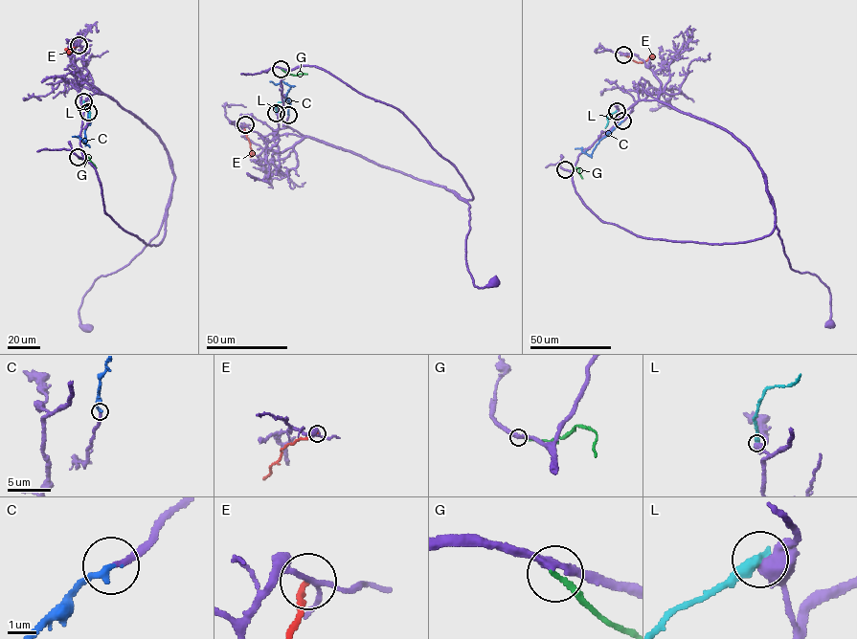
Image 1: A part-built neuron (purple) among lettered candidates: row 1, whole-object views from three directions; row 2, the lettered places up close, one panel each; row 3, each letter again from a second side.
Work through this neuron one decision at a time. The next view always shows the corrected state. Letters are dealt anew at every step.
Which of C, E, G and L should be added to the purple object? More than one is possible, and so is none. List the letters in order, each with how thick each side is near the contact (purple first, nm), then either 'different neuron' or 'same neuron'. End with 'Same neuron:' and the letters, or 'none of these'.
C: 180 nm thick on the purple side, 240 nm on the other; same neuron
E: 150 nm thick on the purple side, 200 nm on the other; different neuron
G: 280 nm thick on the purple side, 180 nm on the other; different neuron
L: 650 nm thick on the purple side, 440 nm on the other; different neuron
Same neuron: C

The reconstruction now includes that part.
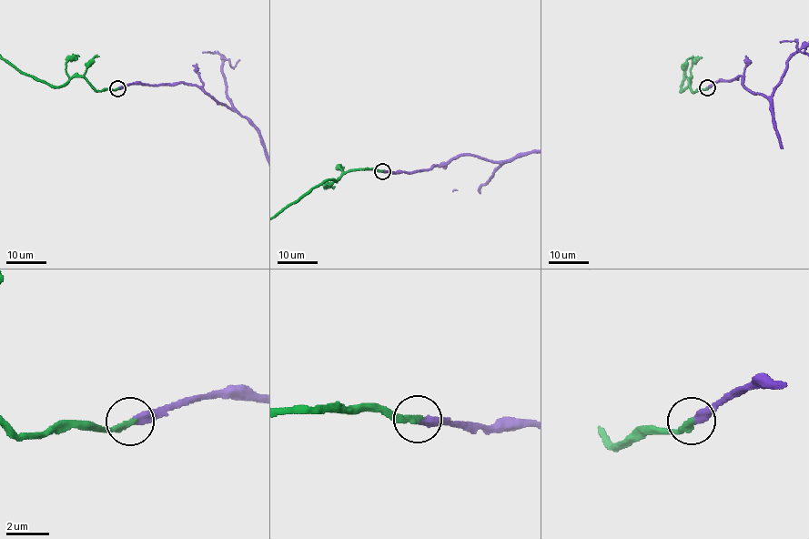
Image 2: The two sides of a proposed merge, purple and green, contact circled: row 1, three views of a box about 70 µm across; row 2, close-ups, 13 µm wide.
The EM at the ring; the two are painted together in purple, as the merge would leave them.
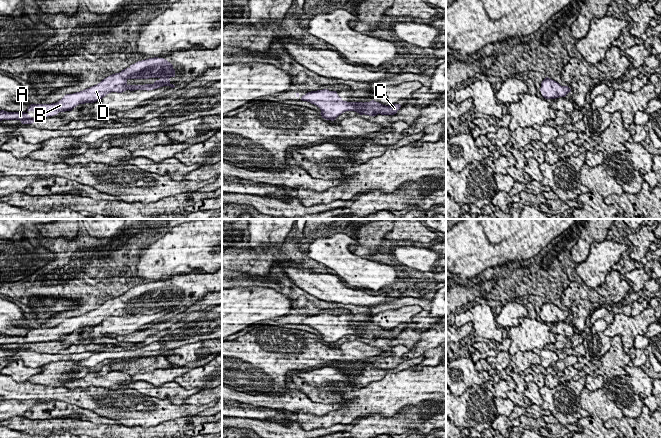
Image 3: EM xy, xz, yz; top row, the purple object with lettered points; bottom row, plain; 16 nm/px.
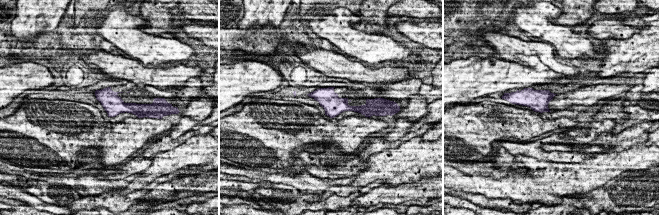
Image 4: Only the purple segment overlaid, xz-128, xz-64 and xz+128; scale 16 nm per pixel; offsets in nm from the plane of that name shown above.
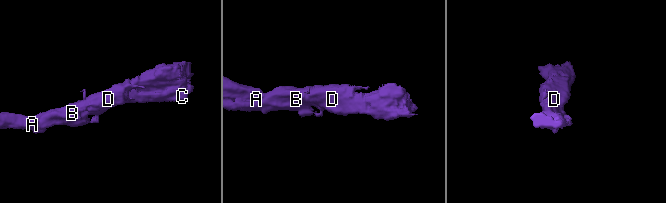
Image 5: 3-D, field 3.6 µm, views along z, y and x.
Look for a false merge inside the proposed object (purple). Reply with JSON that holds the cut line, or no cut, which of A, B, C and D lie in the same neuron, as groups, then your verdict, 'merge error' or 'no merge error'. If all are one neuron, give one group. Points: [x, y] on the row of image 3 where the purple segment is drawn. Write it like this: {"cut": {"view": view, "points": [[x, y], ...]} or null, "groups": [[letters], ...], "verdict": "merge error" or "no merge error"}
{"cut": null, "groups": [["A", "B", "C", "D"]], "verdict": "no merge error"}

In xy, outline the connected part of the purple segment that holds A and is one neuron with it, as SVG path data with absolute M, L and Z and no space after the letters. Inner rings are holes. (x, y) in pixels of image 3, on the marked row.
M149 58L138 61L119 73L112 74L97 85L73 94L66 94L61 100L51 104L31 104L26 112L0 111L0 121L20 120L22 124L32 124L41 117L57 115L59 112L72 111L79 104L94 103L111 92L122 93L126 90L153 90L163 86L174 88L170 78L175 77L173 65L164 58ZM156 78L153 84L128 85L128 79Z

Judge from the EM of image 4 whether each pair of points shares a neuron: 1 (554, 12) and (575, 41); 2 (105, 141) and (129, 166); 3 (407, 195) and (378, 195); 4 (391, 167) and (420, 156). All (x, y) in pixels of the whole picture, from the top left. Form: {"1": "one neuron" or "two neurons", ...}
{"1": "one neuron", "2": "two neurons", "3": "one neuron", "4": "one neuron"}

